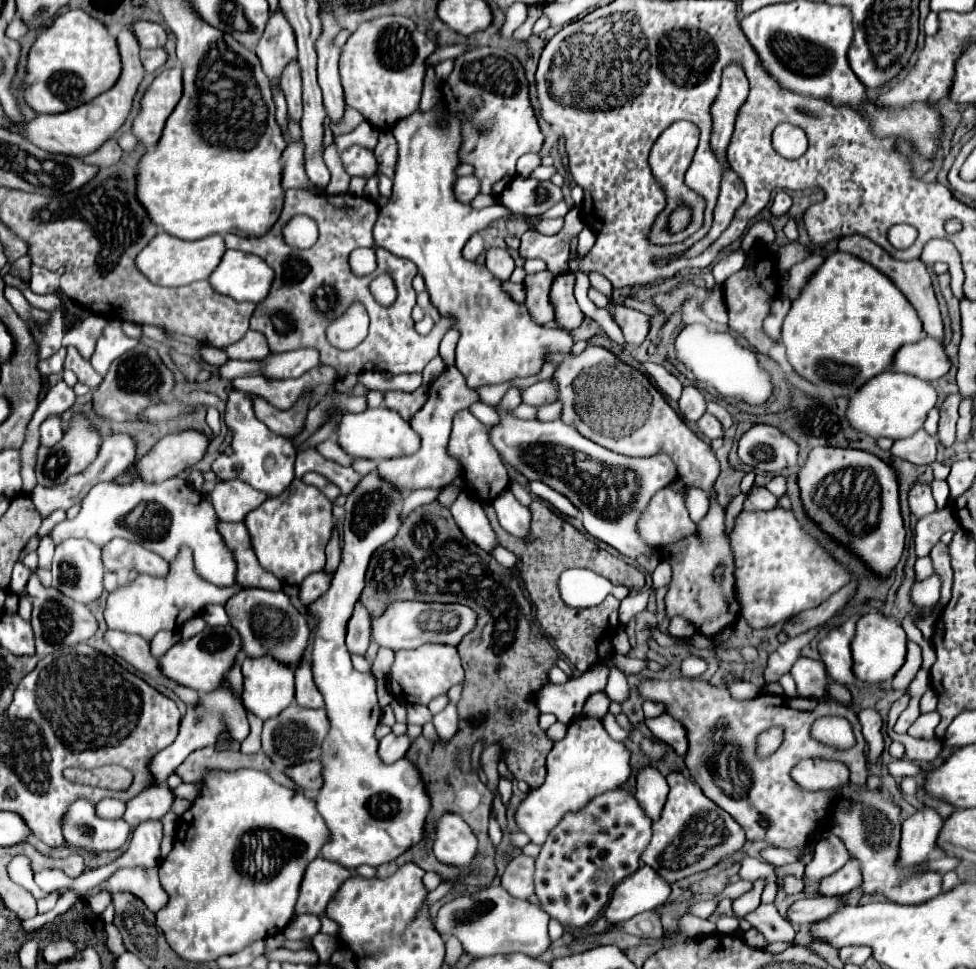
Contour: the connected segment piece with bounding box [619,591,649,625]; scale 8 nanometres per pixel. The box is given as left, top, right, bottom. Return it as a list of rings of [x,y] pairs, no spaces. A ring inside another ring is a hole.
[[[641,591],[641,593],[631,593],[629,597],[625,597],[621,601],[621,609],[619,609],[619,621],[621,621],[621,625],[627,625],[631,617],[635,617],[639,611],[645,609],[647,597],[649,597],[649,593]]]

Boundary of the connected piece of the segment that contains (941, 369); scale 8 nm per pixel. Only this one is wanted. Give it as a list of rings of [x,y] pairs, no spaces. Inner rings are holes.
[[[925,337],[917,343],[903,345],[897,351],[891,369],[921,377],[923,381],[933,381],[949,371],[949,359],[945,357],[943,345],[939,341]]]

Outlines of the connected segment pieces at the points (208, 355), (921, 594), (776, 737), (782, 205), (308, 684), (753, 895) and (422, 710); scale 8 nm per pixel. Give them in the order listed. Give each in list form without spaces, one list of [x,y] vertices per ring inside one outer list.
[[[201,347],[201,359],[203,361],[207,361],[209,365],[217,365],[217,367],[221,367],[221,365],[225,365],[225,361],[229,361],[229,357],[221,351],[221,349],[211,349],[211,347]]]
[[[933,573],[931,577],[917,581],[911,589],[911,599],[913,605],[921,603],[921,607],[931,607],[939,601],[939,589],[941,589],[941,579],[937,573]]]
[[[773,727],[757,737],[757,757],[765,758],[773,754],[783,742],[783,729]]]
[[[779,192],[773,199],[771,214],[775,217],[781,217],[788,214],[792,205],[792,198],[785,192]]]
[[[307,661],[295,669],[295,701],[301,707],[323,707],[323,697],[313,683],[311,667]]]
[[[755,881],[751,891],[743,893],[741,897],[737,897],[737,899],[733,901],[733,913],[741,919],[741,917],[745,917],[749,911],[753,911],[753,909],[759,905],[759,895],[761,895],[761,891],[763,891],[763,881]]]
[[[407,705],[407,719],[409,719],[409,723],[425,725],[425,723],[433,721],[433,715],[427,709],[427,705]]]

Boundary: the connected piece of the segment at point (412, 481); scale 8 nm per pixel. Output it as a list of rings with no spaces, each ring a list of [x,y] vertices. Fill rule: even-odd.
[[[447,367],[443,371],[443,375],[435,383],[429,385],[425,405],[411,417],[411,427],[419,433],[419,437],[421,437],[421,441],[425,441],[425,445],[411,457],[397,457],[397,459],[381,461],[379,477],[383,481],[389,481],[399,493],[411,493],[417,489],[439,489],[439,487],[451,483],[461,473],[461,465],[453,457],[447,455],[451,419],[457,411],[467,409],[475,401],[479,401],[477,393],[467,387],[465,377],[457,371],[457,367]]]

